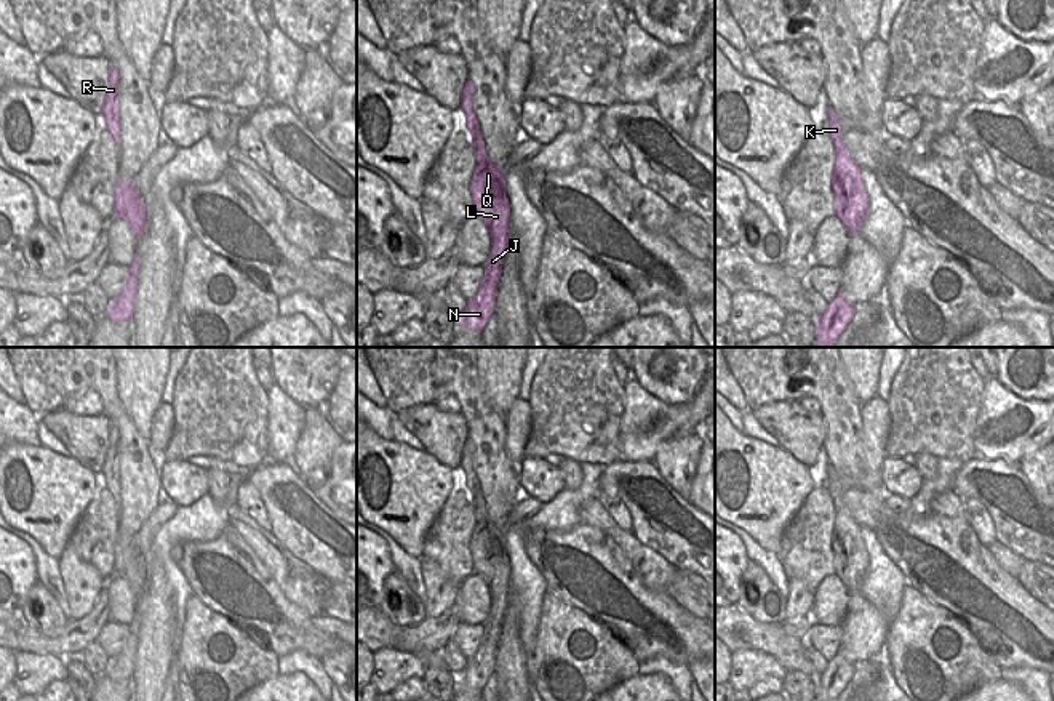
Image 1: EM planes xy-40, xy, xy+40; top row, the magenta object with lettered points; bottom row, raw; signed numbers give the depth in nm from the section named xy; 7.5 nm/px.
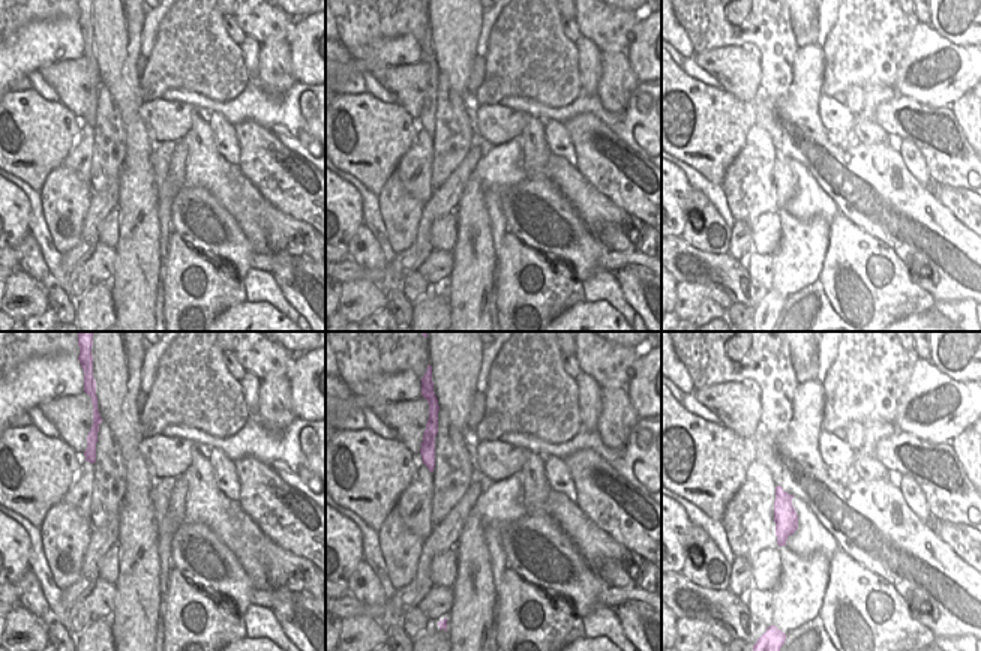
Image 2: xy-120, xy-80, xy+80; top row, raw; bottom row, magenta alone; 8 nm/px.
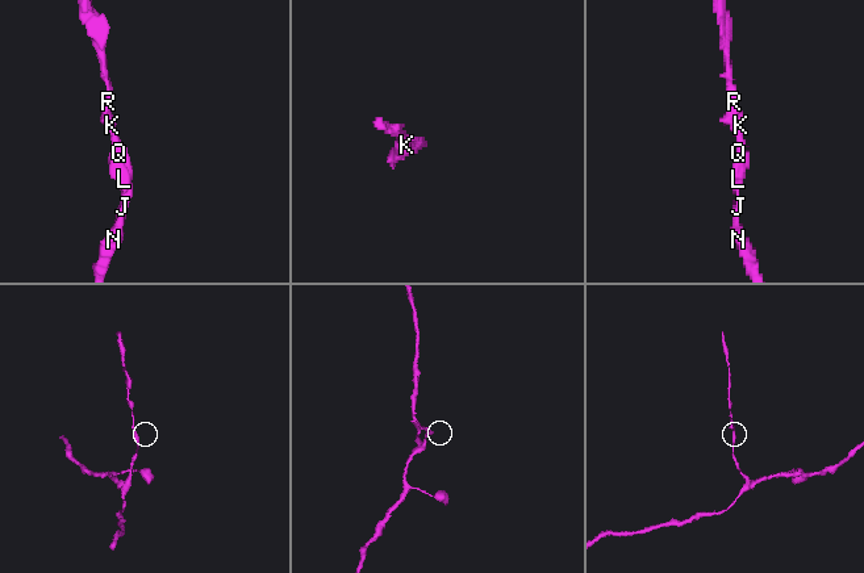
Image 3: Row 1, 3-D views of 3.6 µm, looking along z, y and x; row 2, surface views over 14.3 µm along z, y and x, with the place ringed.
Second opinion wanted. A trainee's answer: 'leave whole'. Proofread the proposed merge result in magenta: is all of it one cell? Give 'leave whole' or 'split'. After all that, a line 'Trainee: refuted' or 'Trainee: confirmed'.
leave whole
Trainee: confirmed

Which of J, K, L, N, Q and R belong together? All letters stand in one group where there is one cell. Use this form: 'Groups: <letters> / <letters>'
Groups: J K L N Q R

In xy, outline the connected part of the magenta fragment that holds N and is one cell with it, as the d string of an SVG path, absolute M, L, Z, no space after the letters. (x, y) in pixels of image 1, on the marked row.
M467 80L461 94L461 109L465 115L467 131L473 139L477 166L470 181L473 216L480 218L491 237L491 253L483 266L483 282L478 293L469 301L457 323L481 333L494 315L496 291L502 272L504 256L510 246L510 203L505 194L502 166L489 162L478 120L472 107L473 85Z

